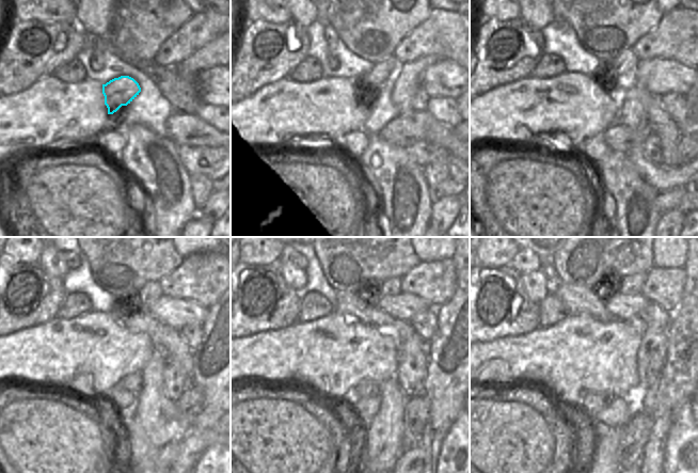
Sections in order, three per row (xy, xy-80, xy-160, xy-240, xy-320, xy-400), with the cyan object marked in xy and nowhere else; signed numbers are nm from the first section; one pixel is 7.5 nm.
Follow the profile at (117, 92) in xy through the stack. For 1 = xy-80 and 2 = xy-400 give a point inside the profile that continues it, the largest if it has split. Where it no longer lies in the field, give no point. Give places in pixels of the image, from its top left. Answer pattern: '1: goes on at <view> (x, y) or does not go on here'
1: goes on at xy-80 (366, 89)
2: goes on at xy-400 (633, 284)

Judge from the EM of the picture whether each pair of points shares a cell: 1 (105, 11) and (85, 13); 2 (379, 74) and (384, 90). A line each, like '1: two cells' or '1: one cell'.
1: one cell
2: two cells

